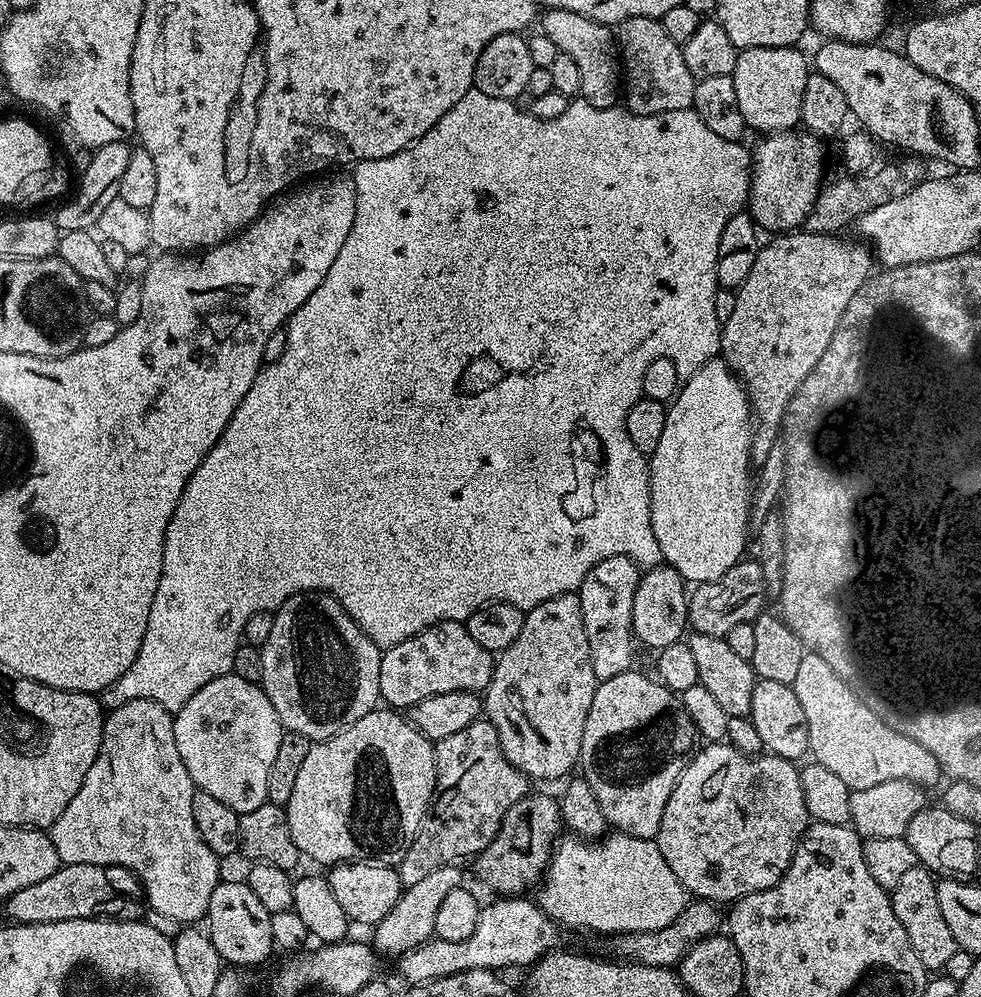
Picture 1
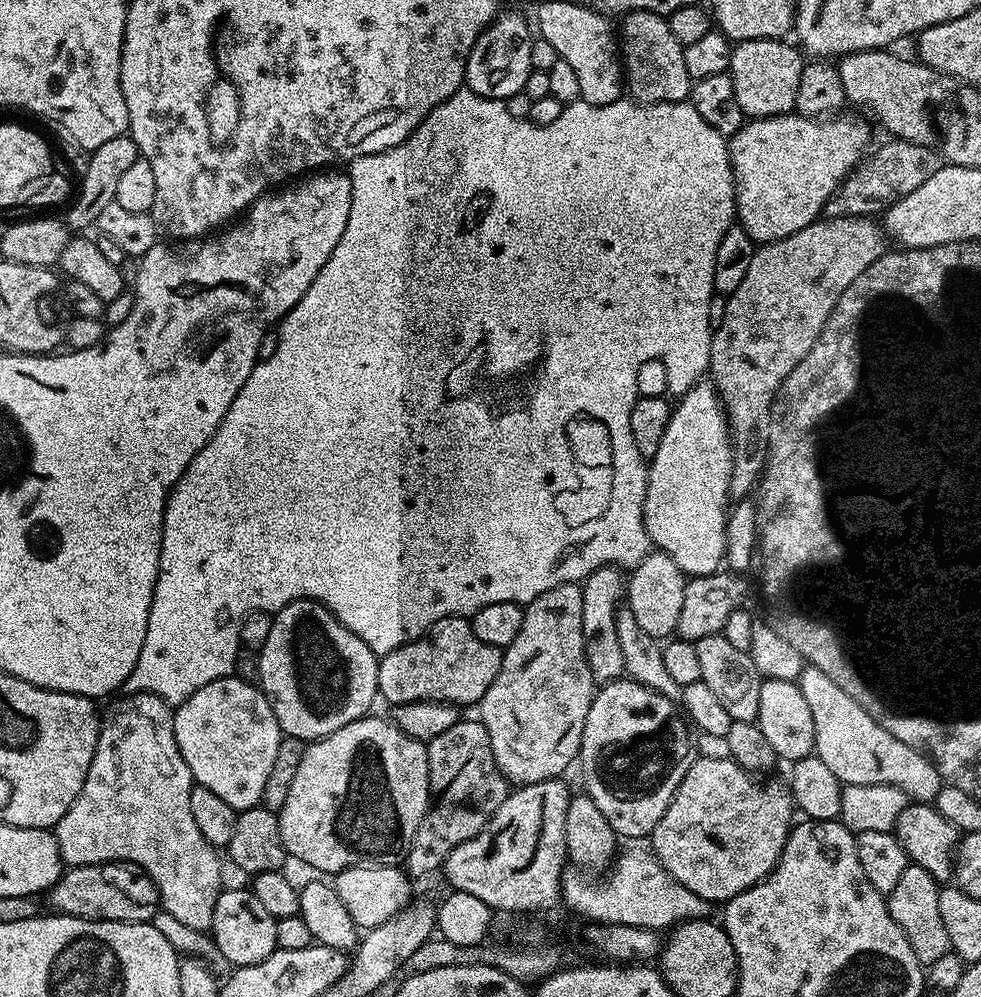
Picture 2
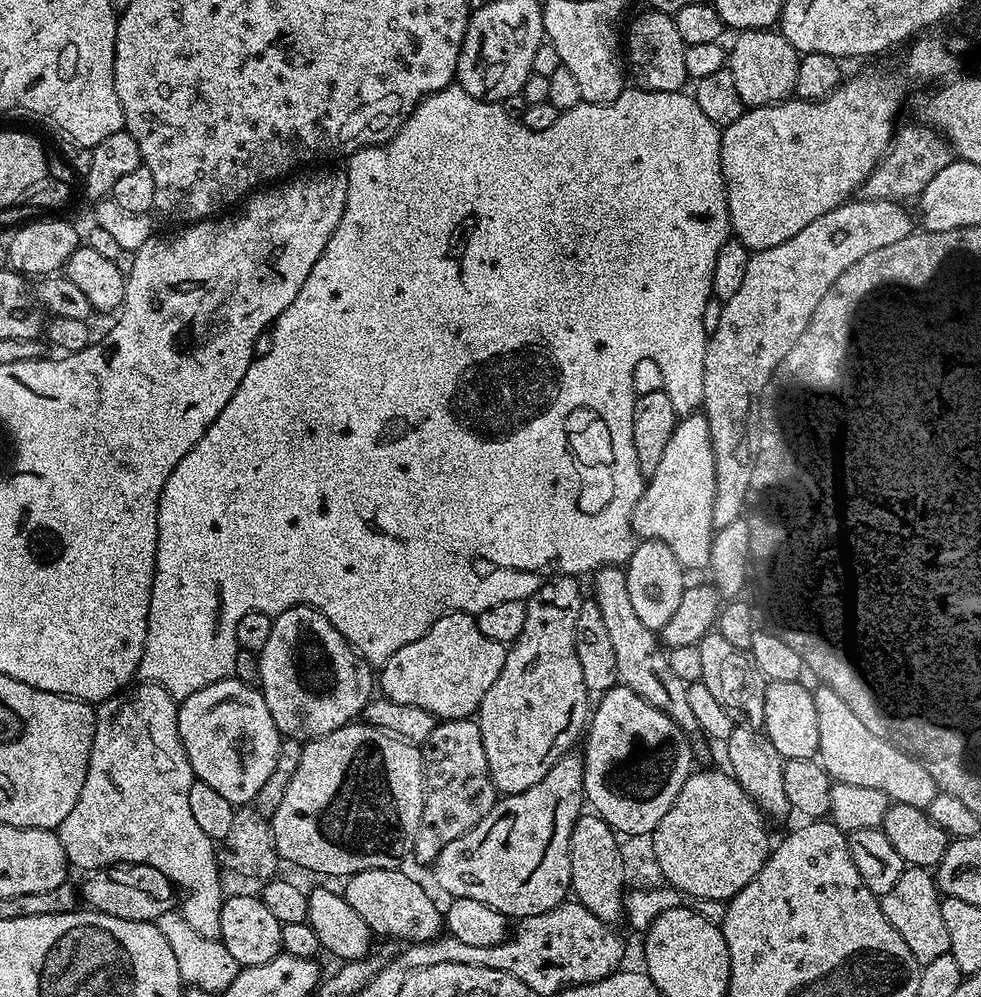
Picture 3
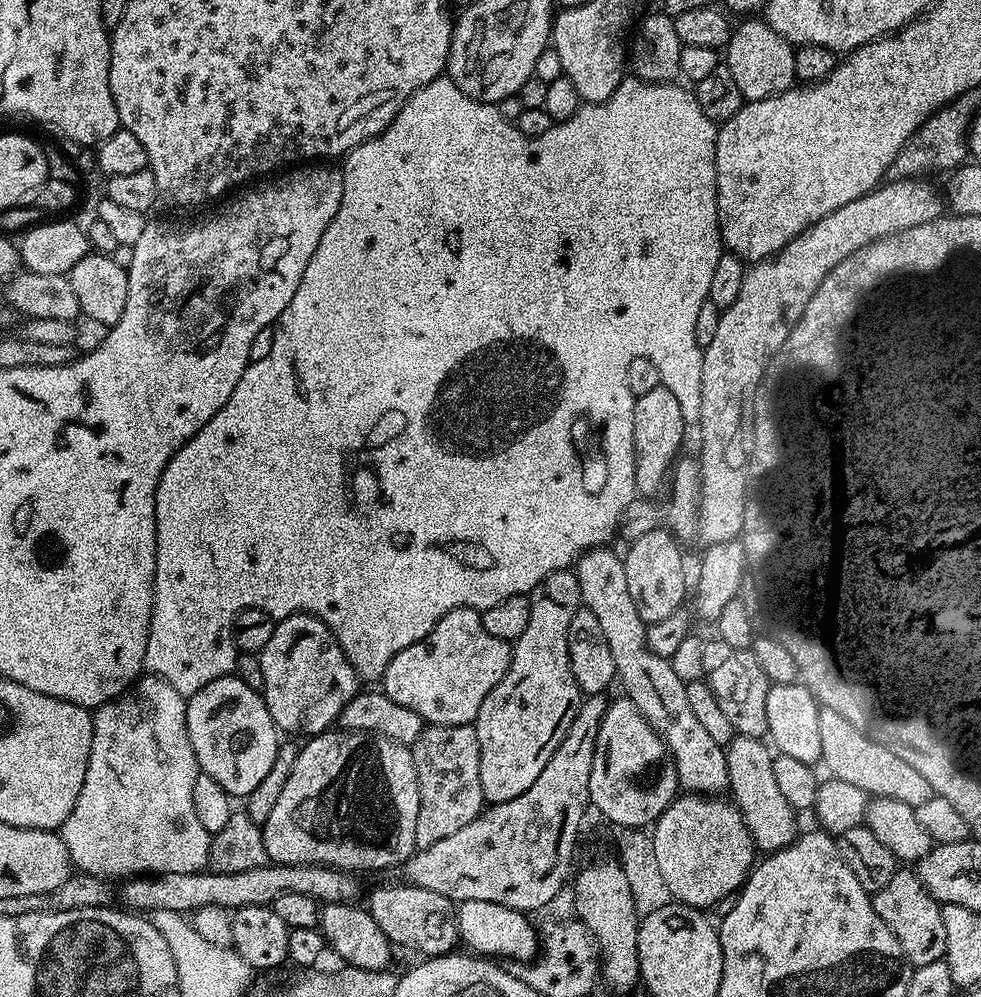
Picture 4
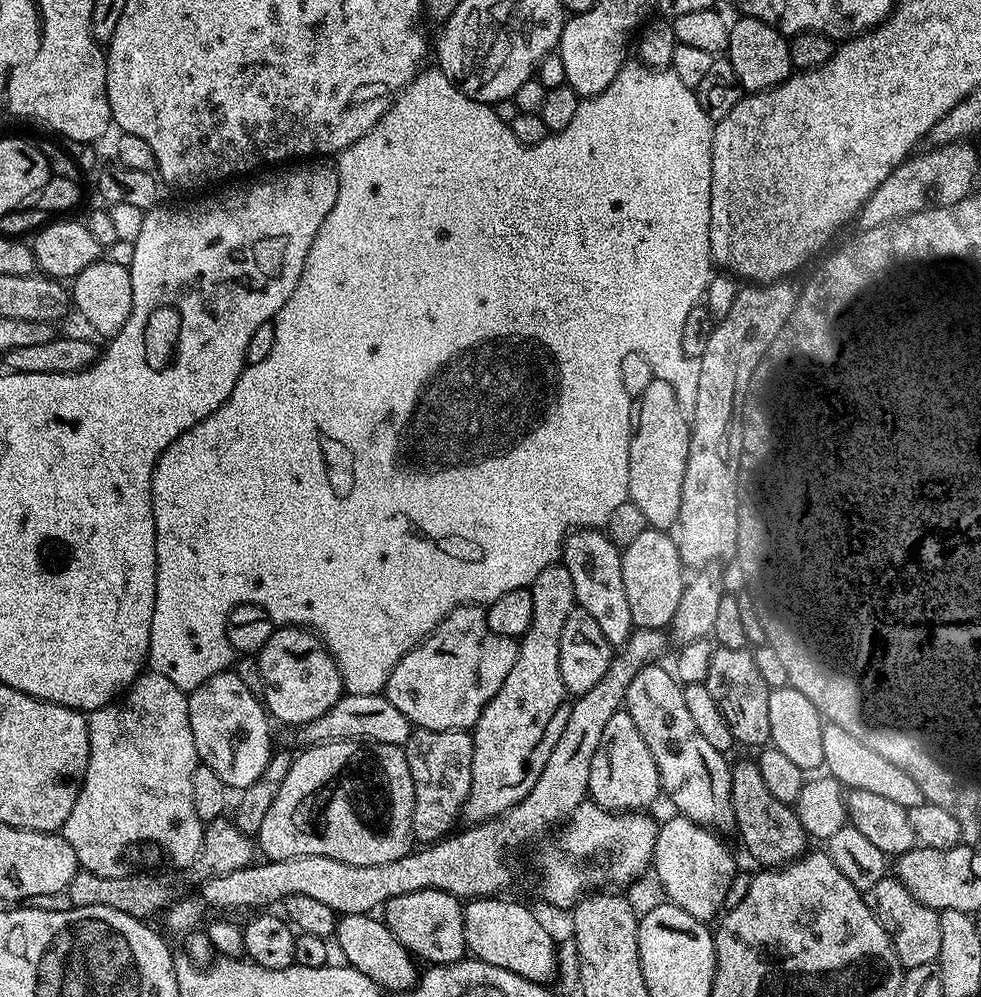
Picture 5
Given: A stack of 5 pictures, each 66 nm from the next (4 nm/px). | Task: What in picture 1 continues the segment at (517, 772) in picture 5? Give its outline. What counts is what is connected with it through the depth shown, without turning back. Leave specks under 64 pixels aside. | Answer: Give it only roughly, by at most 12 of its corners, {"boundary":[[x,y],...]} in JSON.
{"boundary":[[579,595],[527,609],[482,696],[510,763],[567,777],[597,683]]}

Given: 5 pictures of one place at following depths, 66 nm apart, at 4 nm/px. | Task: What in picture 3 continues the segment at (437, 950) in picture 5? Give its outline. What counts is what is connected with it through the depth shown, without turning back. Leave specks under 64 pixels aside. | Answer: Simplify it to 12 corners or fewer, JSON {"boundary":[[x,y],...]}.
{"boundary":[[400,868],[362,870],[342,895],[377,937],[445,931],[442,908]]}

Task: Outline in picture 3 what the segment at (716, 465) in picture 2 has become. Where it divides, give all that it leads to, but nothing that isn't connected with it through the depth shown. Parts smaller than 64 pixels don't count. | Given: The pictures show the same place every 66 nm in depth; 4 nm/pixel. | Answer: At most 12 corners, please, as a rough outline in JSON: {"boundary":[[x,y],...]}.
{"boundary":[[702,414],[683,417],[672,472],[647,477],[640,540],[686,570],[710,561],[716,455]]}

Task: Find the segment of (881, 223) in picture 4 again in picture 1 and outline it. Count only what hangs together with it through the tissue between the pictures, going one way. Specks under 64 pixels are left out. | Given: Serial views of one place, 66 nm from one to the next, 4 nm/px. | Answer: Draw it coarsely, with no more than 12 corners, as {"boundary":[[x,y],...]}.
{"boundary":[[793,230],[754,258],[720,356],[766,462],[873,275],[869,245]]}

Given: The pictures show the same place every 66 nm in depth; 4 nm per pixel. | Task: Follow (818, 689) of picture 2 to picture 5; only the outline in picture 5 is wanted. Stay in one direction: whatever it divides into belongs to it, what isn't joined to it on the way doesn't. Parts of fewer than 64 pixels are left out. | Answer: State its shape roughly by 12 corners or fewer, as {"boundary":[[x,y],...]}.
{"boundary":[[825,723],[827,775],[906,809],[918,782],[870,746]]}

